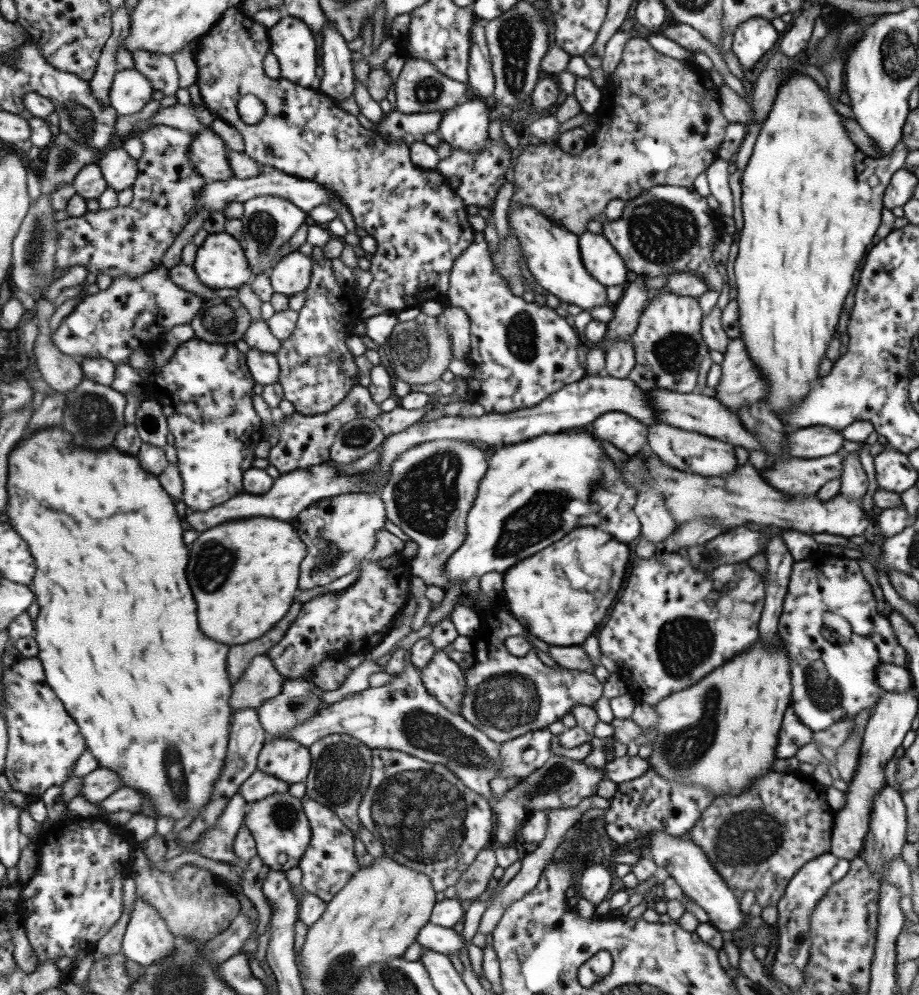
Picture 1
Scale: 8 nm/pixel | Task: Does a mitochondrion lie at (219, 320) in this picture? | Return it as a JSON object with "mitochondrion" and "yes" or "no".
{"mitochondrion":"yes"}

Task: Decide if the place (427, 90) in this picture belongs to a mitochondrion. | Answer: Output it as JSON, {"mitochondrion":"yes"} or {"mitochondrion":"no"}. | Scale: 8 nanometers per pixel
{"mitochondrion":"yes"}

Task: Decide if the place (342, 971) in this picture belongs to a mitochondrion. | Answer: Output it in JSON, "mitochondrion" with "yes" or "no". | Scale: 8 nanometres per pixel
{"mitochondrion":"yes"}

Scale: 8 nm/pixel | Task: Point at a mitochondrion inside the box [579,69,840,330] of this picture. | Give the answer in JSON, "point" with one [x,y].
{"point":[662,231]}

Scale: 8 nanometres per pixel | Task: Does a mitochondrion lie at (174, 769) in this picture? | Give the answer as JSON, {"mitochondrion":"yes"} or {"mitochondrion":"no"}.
{"mitochondrion":"yes"}

